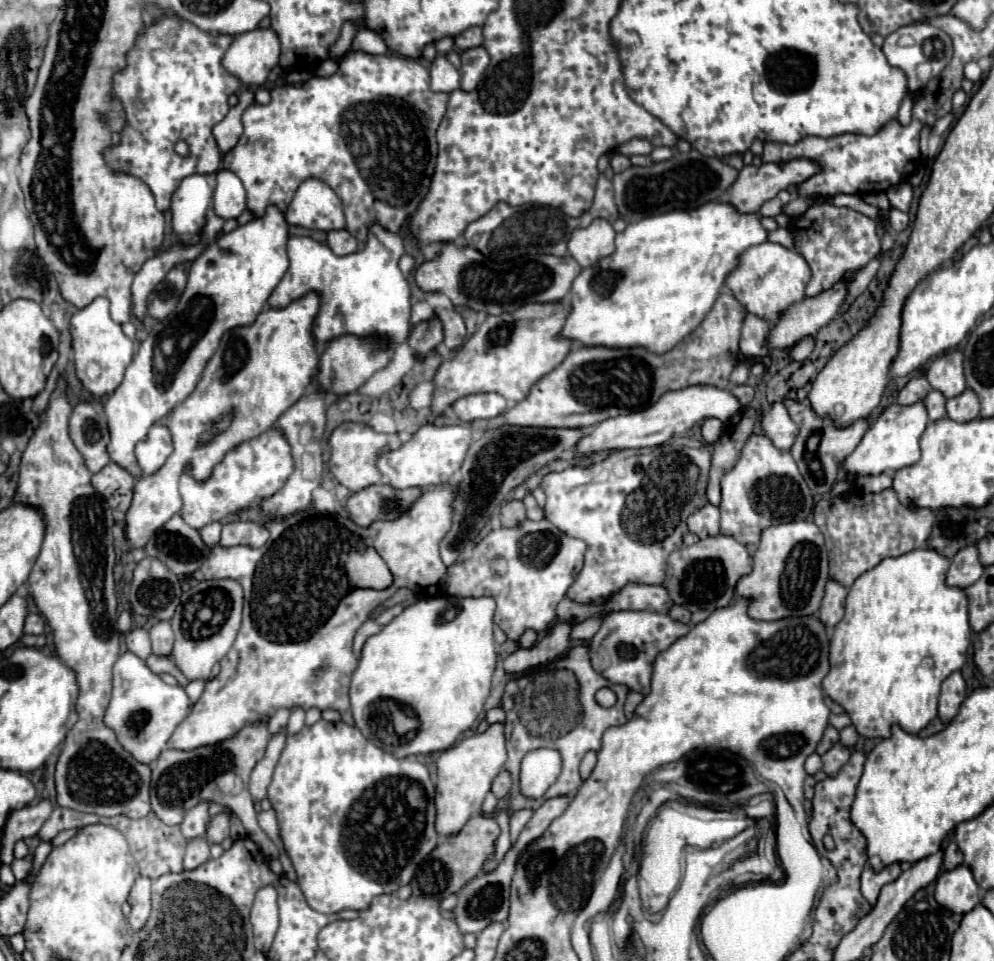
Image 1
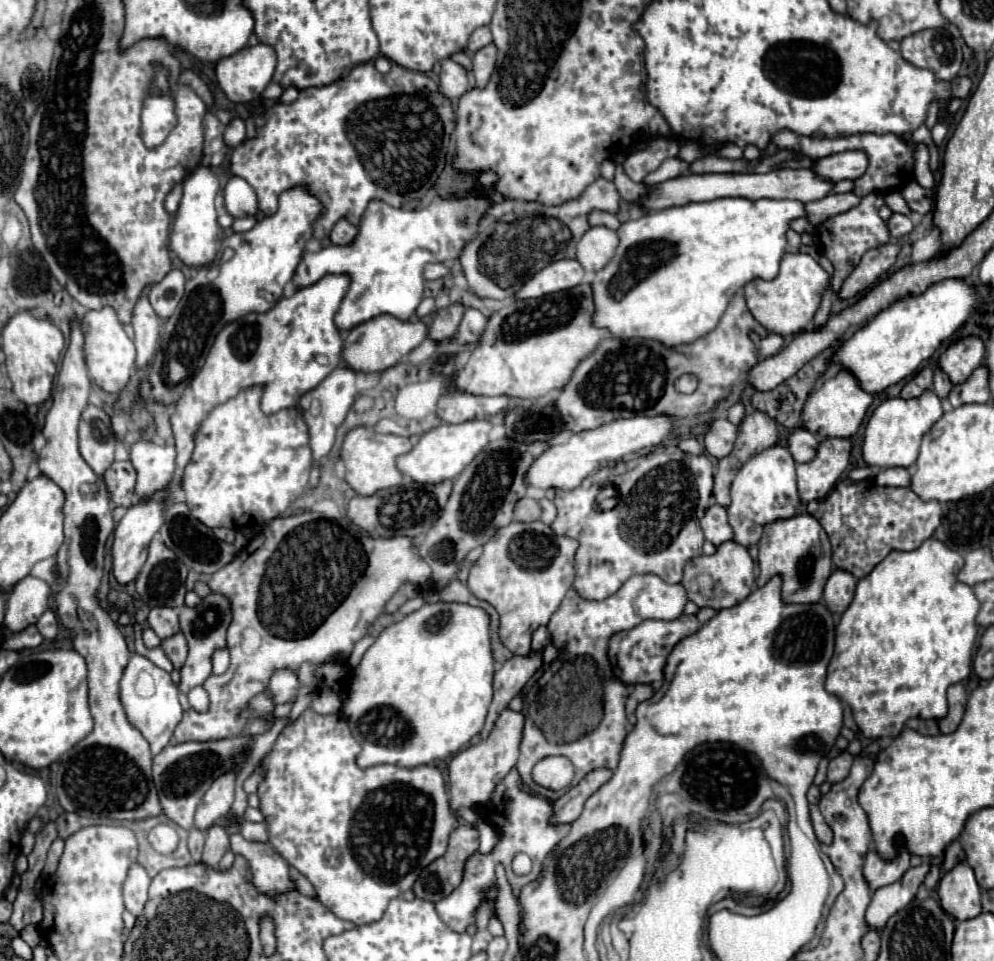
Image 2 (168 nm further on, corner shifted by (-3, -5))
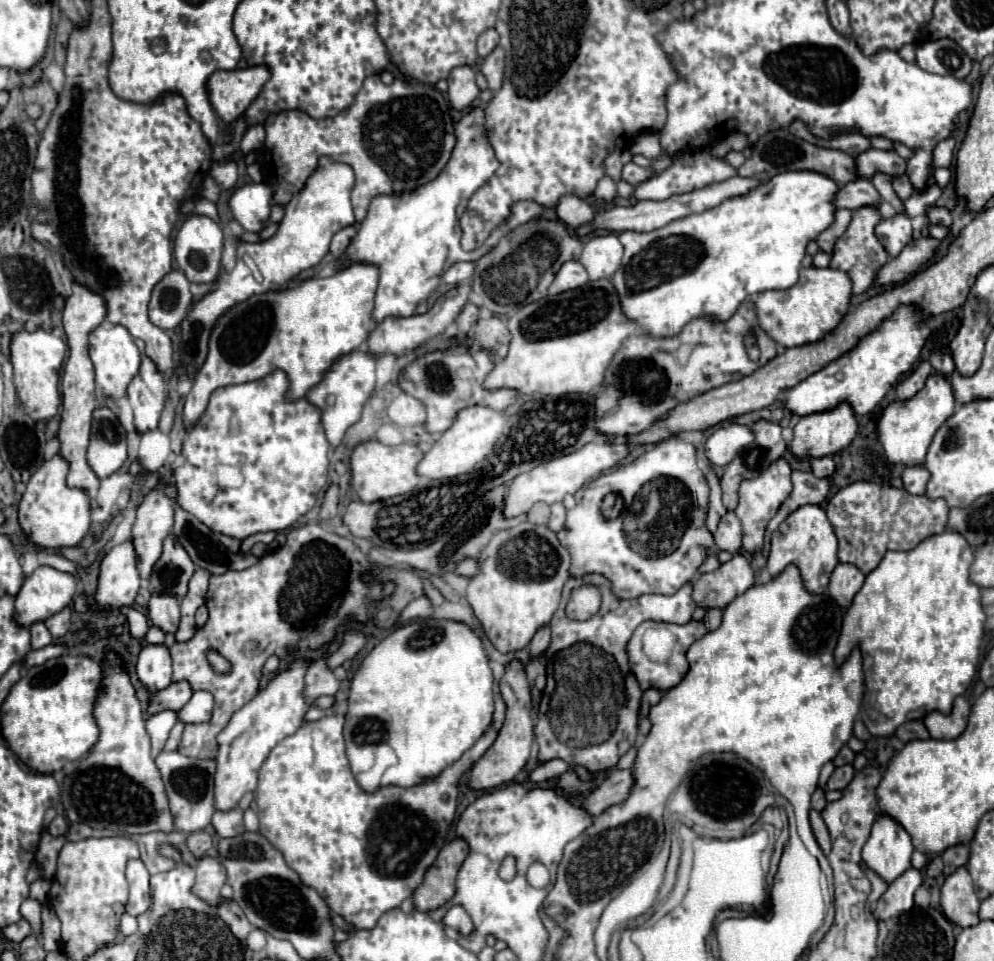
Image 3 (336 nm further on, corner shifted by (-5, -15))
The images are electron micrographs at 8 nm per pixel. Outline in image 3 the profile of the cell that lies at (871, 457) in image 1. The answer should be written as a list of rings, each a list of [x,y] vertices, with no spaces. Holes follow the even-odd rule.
[[[931,372],[925,386],[911,400],[891,402],[879,422],[879,442],[883,446],[885,458],[889,464],[913,466],[923,464],[927,448],[937,432],[937,428],[955,412],[955,394],[949,378],[943,374]]]

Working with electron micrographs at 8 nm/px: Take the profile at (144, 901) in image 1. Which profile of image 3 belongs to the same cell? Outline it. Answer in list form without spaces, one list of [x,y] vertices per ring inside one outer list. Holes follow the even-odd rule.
[[[139,858],[127,862],[127,882],[129,882],[127,912],[131,916],[139,916],[151,904],[151,896],[149,896],[149,872],[147,872],[145,864]]]

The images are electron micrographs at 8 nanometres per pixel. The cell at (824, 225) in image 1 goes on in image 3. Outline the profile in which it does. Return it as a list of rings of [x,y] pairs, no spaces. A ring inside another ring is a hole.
[[[859,208],[853,214],[853,220],[847,228],[847,232],[837,240],[835,250],[833,250],[833,258],[831,258],[831,266],[843,272],[849,272],[851,280],[853,280],[853,294],[863,294],[867,288],[873,286],[875,276],[879,272],[879,268],[887,262],[887,252],[885,248],[881,248],[877,236],[875,236],[875,224],[881,220],[879,212],[873,212],[873,208]],[[871,256],[873,256],[873,268],[871,268]],[[873,272],[873,274],[871,274]]]

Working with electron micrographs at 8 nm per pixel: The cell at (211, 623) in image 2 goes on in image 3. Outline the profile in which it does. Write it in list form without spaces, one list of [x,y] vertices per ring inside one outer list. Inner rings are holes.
[[[173,682],[163,690],[151,692],[147,712],[149,714],[159,714],[163,710],[179,710],[187,704],[191,694],[193,694],[193,690],[189,688],[187,682]]]

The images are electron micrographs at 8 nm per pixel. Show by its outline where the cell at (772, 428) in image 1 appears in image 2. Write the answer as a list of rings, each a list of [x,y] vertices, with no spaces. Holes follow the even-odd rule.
[[[797,426],[787,438],[787,450],[795,458],[795,462],[809,462],[815,454],[817,444],[819,444],[817,436],[803,426]]]

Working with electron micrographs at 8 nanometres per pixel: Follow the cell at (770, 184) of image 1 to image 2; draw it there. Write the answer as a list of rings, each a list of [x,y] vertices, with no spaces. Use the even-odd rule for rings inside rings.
[[[849,150],[849,152],[839,152],[815,160],[811,170],[817,178],[837,182],[843,178],[855,180],[865,172],[865,168],[867,168],[867,156],[859,150]]]

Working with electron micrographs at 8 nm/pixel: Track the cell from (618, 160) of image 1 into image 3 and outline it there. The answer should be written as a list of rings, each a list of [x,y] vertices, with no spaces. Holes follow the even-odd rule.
[[[629,162],[629,164],[625,164],[625,166],[623,166],[621,178],[623,178],[623,180],[627,180],[629,184],[633,184],[633,186],[639,186],[641,182],[645,182],[645,180],[649,178],[649,170],[645,170],[645,168],[641,168],[641,166],[637,166],[637,164]]]

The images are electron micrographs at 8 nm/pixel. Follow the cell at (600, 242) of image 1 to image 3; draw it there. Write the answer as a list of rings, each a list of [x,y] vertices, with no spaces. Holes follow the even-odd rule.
[[[615,234],[607,236],[593,236],[585,242],[581,252],[581,264],[585,266],[589,280],[611,278],[617,268],[621,266],[623,258],[623,244]]]

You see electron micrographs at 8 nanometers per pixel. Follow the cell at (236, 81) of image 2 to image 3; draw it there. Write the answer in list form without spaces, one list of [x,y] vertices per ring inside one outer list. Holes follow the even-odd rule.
[[[253,66],[231,72],[213,72],[207,80],[209,102],[217,116],[223,122],[231,124],[257,98],[267,80],[269,70],[265,66]]]

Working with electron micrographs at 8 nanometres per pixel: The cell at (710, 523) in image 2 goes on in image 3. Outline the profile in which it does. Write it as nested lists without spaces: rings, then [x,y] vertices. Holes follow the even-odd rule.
[[[727,512],[721,522],[717,532],[713,534],[715,544],[719,546],[719,550],[727,550],[727,552],[739,552],[741,548],[741,522],[737,520],[735,512]]]

